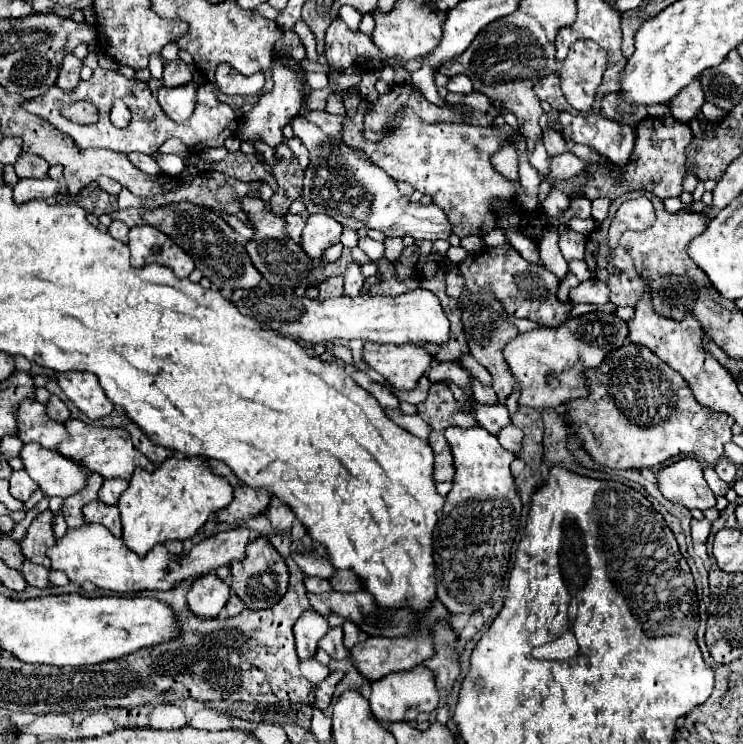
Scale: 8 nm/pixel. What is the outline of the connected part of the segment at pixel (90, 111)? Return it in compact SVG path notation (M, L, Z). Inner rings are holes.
M81 100L77 104L67 104L63 108L63 116L77 122L77 124L95 124L97 122L97 108L89 104L87 100Z

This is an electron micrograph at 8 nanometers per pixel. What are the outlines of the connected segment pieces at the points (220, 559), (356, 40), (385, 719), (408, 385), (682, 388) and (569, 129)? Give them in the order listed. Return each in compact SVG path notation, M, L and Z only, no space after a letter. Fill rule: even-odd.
M85 524L81 528L67 530L67 534L59 538L53 548L49 548L49 558L51 558L51 570L63 570L77 584L89 580L101 590L127 594L141 590L171 590L181 580L199 578L203 574L209 574L211 570L217 570L219 566L227 566L235 560L243 560L247 544L249 544L249 530L235 528L201 540L199 544L195 544L191 552L171 554L167 552L165 546L155 546L153 550L147 552L145 558L141 558L133 550L129 550L121 538L115 538L105 526Z
M341 18L333 20L325 34L325 58L329 72L339 72L349 66L365 66L365 60L371 60L379 54L379 48L373 46L373 40L363 32L351 32Z
M423 664L409 672L393 672L371 684L371 696L369 696L371 712L383 726L393 722L403 722L403 720L407 722L415 720L423 712L433 712L437 702L439 702L439 692L435 688L433 672Z
M365 342L363 360L399 390L413 390L429 366L437 364L425 346L413 344L369 344Z
M627 342L625 346L611 352L599 368L587 370L587 398L577 398L565 404L565 420L567 424L579 424L577 436L583 442L583 448L591 454L591 458L609 468L657 468L671 458L695 458L701 464L715 466L721 458L723 444L727 442L727 414L711 412L709 408L697 404L689 384L685 378L673 368L669 368L655 352L641 344Z
M559 112L557 128L563 138L593 148L617 166L625 166L631 160L637 136L635 128L629 124L603 118L601 114L573 116L569 112Z

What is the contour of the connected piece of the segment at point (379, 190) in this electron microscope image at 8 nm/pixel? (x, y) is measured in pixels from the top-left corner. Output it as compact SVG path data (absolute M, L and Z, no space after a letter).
M295 116L291 120L295 136L307 146L311 154L311 166L305 170L305 190L303 202L309 214L333 216L339 224L359 230L367 226L369 230L379 230L387 238L393 236L413 236L415 240L447 240L453 232L449 218L435 204L411 202L397 188L397 182L383 172L379 166L355 156L343 142L329 138L321 128L309 122L305 116Z

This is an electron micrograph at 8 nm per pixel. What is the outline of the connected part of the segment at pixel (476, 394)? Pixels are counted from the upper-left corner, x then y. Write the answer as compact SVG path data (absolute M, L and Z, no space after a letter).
M471 377L473 397L482 404L496 404L499 402L497 395L490 386L483 385L478 379Z

